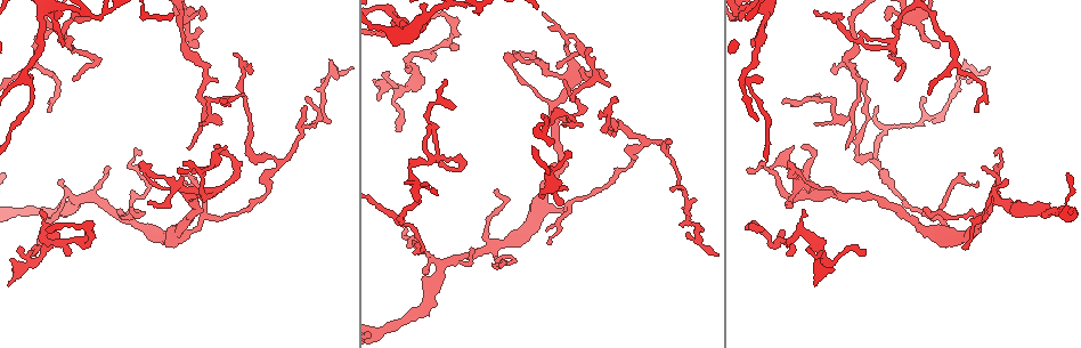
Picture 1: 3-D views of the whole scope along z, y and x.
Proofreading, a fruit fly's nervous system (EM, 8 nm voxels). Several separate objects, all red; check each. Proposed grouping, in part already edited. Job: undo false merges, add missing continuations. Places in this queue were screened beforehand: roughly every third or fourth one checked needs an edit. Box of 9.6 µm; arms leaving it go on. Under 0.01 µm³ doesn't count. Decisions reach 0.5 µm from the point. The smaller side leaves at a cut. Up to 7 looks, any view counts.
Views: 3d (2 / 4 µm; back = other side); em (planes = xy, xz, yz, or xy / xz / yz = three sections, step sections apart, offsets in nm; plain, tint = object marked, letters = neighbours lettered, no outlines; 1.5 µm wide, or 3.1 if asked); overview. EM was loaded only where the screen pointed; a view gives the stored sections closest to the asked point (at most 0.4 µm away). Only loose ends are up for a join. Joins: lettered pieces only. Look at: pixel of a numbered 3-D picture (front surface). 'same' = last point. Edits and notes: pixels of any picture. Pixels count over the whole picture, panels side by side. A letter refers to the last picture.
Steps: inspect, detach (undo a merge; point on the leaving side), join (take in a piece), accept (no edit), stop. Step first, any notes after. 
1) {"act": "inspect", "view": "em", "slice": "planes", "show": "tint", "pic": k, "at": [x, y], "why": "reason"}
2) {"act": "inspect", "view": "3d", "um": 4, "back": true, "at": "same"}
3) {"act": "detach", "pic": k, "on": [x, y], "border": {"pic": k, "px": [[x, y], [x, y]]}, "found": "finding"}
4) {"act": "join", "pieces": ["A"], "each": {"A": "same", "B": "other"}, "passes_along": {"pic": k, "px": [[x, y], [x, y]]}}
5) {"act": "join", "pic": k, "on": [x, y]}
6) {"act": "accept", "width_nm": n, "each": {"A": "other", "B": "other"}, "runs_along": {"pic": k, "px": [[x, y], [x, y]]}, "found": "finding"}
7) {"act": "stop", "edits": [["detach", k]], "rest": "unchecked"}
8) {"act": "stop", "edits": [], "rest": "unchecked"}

{"act": "inspect", "view": "em", "slice": "planes", "show": "letters", "pic": 1, "at": [536, 6], "why": "an open end"}

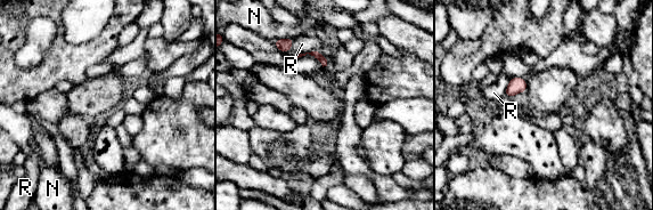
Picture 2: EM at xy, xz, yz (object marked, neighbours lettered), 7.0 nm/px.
{"act": "accept", "each": {"N": "other", "R": "other"}, "border": {"pic": 2, "px": [[294, 56], [319, 51], [327, 59]]}, "found": "none of them fits"}

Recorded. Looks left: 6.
{"act": "inspect", "view": "em", "slice": "planes", "show": "letters", "pic": 1, "at": [428, 128], "why": "thin end"}

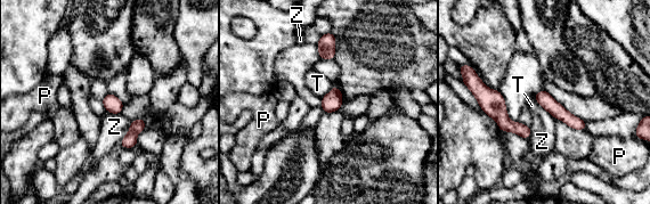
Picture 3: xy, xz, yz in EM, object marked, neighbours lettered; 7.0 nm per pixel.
{"act": "accept", "width_nm": 110, "each": {"P": "other", "T": "other", "Z": "other"}, "runs_along": {"pic": 3, "px": [[538, 96], [557, 111], [583, 127]]}, "found": "none of them fits"}

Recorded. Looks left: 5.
{"act": "inspect", "view": "em", "slice": "xz", "step": 8, "show": "tint", "pic": 1, "at": [805, 210], "why": "an open end"}

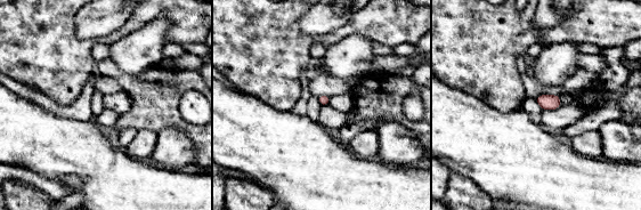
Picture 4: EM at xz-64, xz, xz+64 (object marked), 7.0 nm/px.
{"act": "inspect", "view": "em", "slice": "planes", "show": "letters", "at": "same", "why": "another direction"}

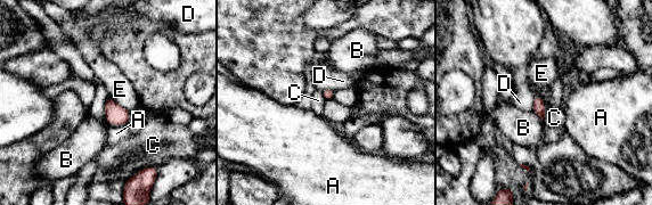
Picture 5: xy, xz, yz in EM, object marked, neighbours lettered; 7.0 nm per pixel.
{"act": "accept", "each": {"A": "other", "B": "other", "C": "other", "D": "other", "E": "other"}, "border": {"pic": 5, "px": [[535, 96], [543, 100], [544, 120]]}, "found": "none of them fits"}

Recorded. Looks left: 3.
{"act": "stop", "edits": [], "rest": "unchecked"}

